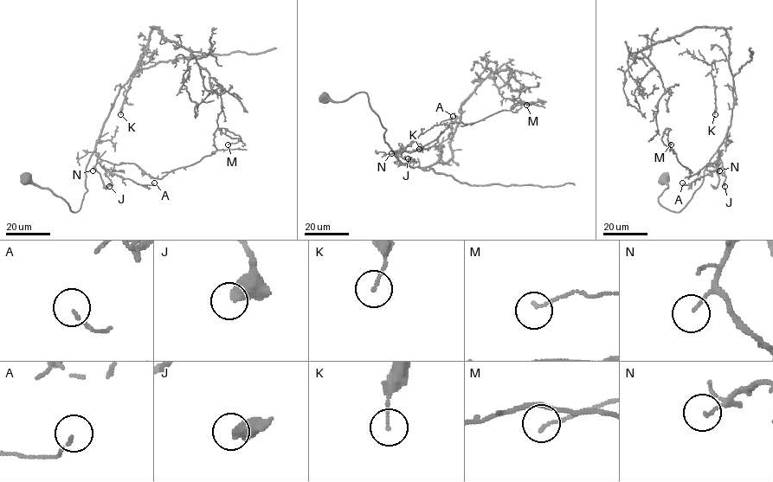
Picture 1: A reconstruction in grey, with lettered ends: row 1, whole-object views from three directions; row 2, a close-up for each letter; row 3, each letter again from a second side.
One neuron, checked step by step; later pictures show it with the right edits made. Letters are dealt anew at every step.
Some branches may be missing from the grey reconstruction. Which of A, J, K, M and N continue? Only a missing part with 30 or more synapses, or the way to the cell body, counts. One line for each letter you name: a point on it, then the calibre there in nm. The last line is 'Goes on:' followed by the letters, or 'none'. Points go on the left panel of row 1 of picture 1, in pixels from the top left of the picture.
Goes on: none

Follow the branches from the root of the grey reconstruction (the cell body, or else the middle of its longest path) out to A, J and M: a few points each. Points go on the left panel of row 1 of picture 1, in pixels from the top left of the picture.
A: (26, 179), (61, 196), (74, 212), (87, 190), (85, 169), (94, 151), (112, 175), (154, 183)
J: (26, 179), (48, 188), (77, 212), (87, 190), (85, 169), (94, 151), (112, 183), (109, 186)
M: (26, 179), (77, 212), (94, 151), (162, 178), (214, 153), (218, 128), (240, 137), (228, 144)

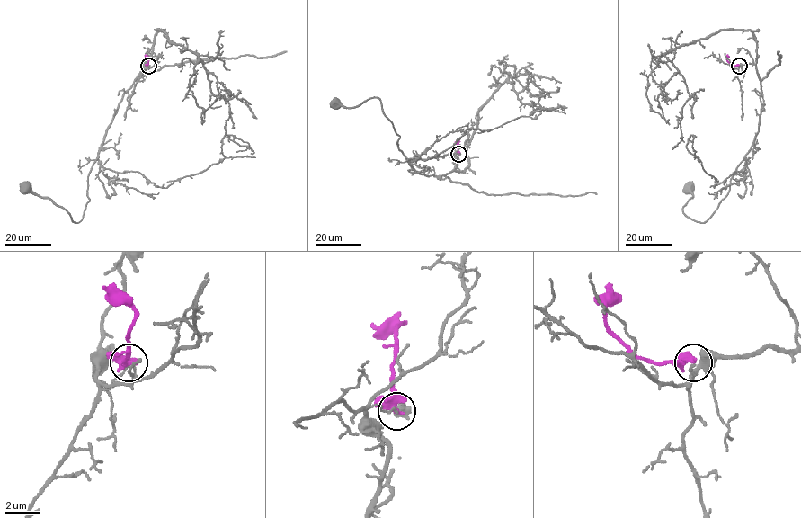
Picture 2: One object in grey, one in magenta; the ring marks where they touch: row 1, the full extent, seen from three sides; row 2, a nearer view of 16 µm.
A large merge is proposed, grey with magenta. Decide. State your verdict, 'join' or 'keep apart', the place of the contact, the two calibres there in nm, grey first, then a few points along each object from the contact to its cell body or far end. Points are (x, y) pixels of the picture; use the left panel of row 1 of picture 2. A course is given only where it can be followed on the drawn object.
keep apart; at (148, 66); 120 nm thick on the grey side, 380 nm on the other; grey runs (147, 66), (123, 94), (104, 137), (88, 176), (82, 218), (75, 222), (26, 188); magenta runs (147, 66), (149, 58), (144, 55)

